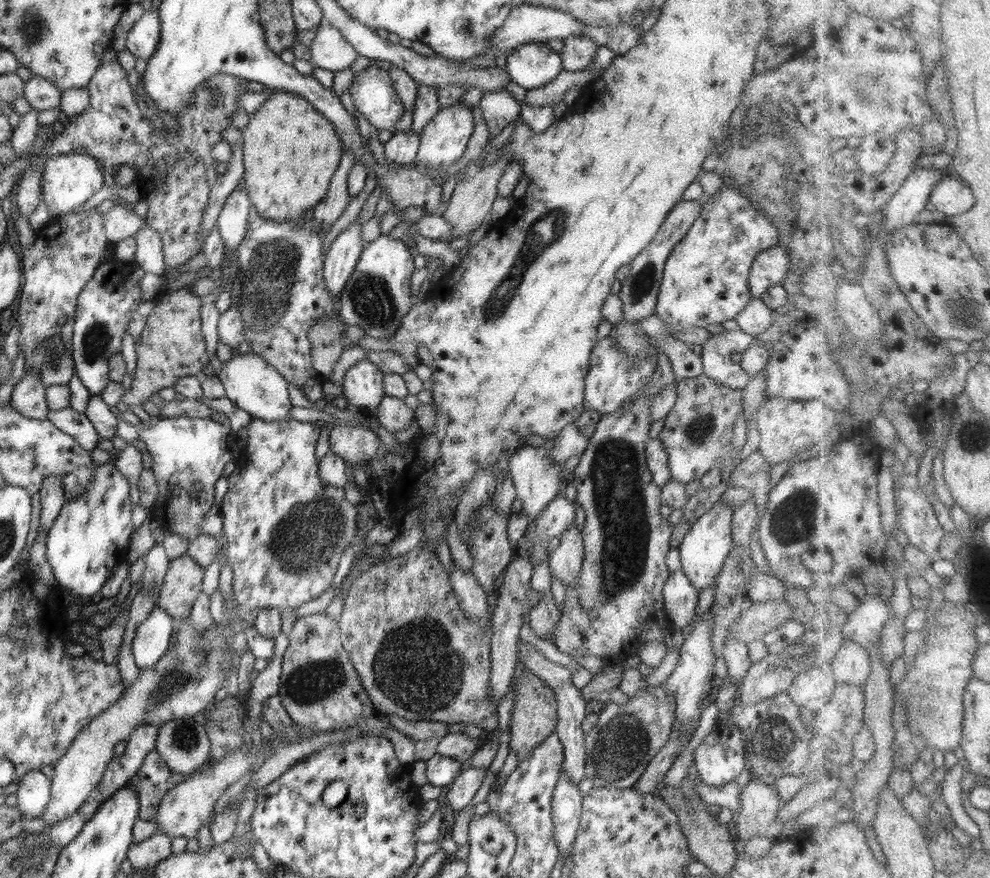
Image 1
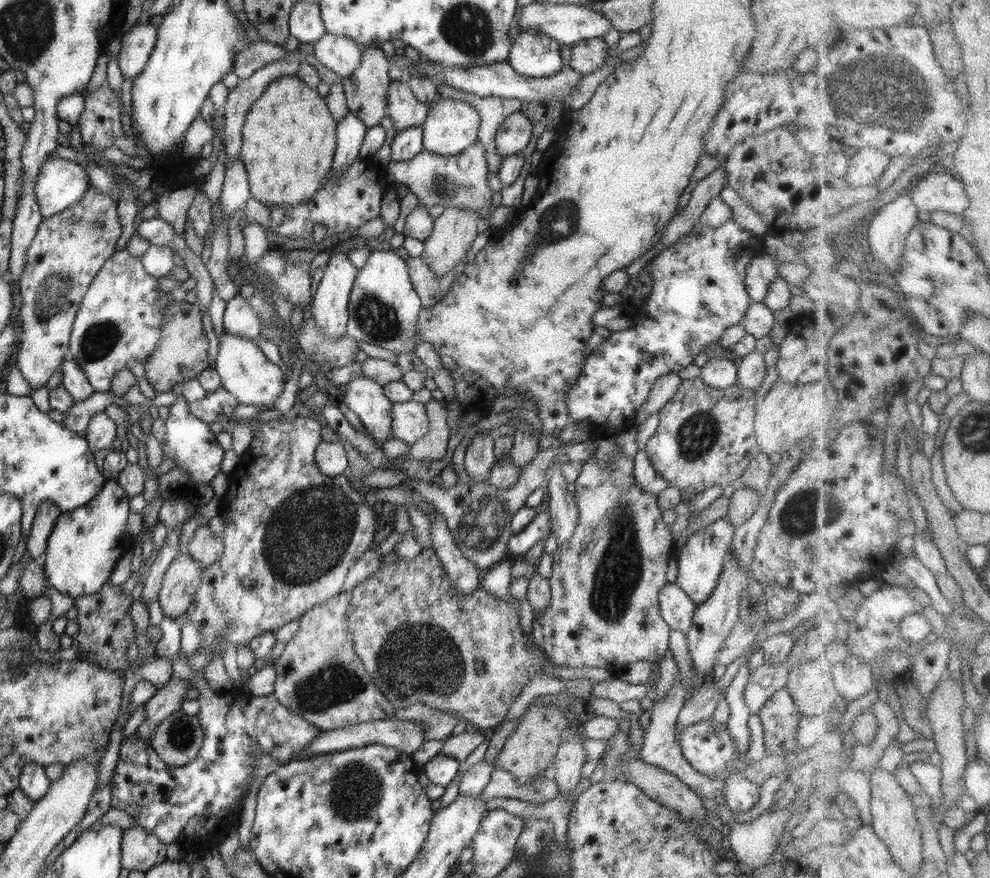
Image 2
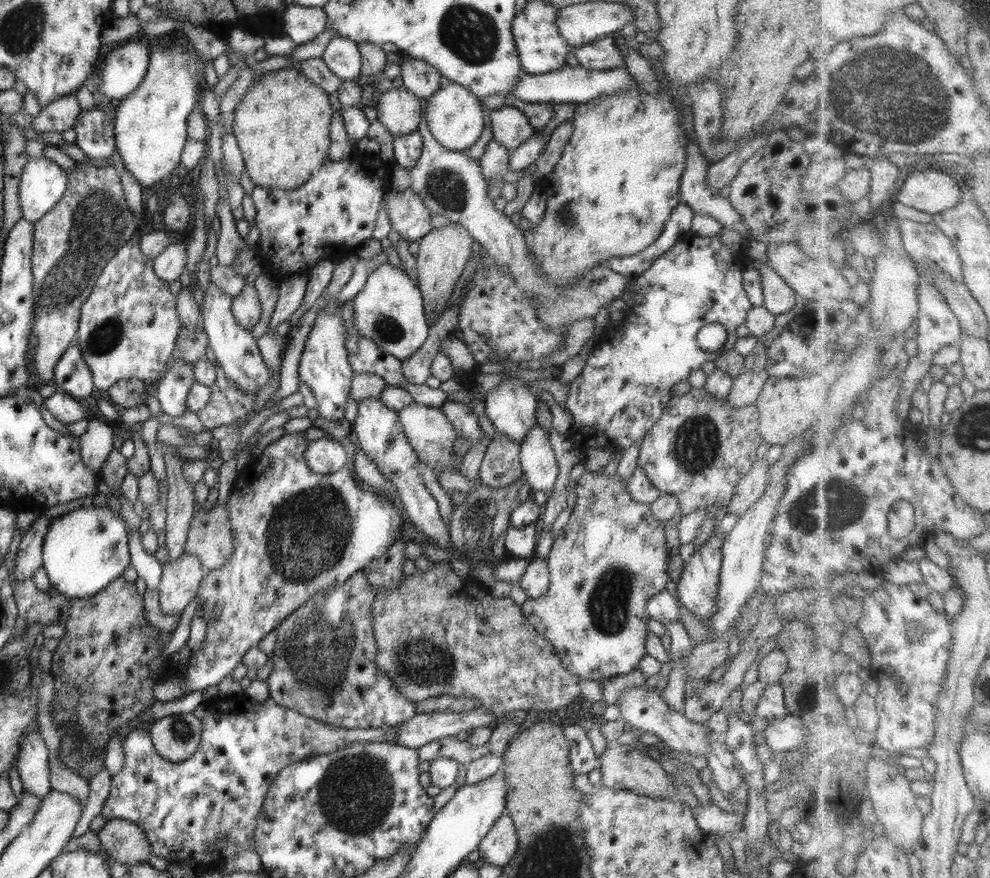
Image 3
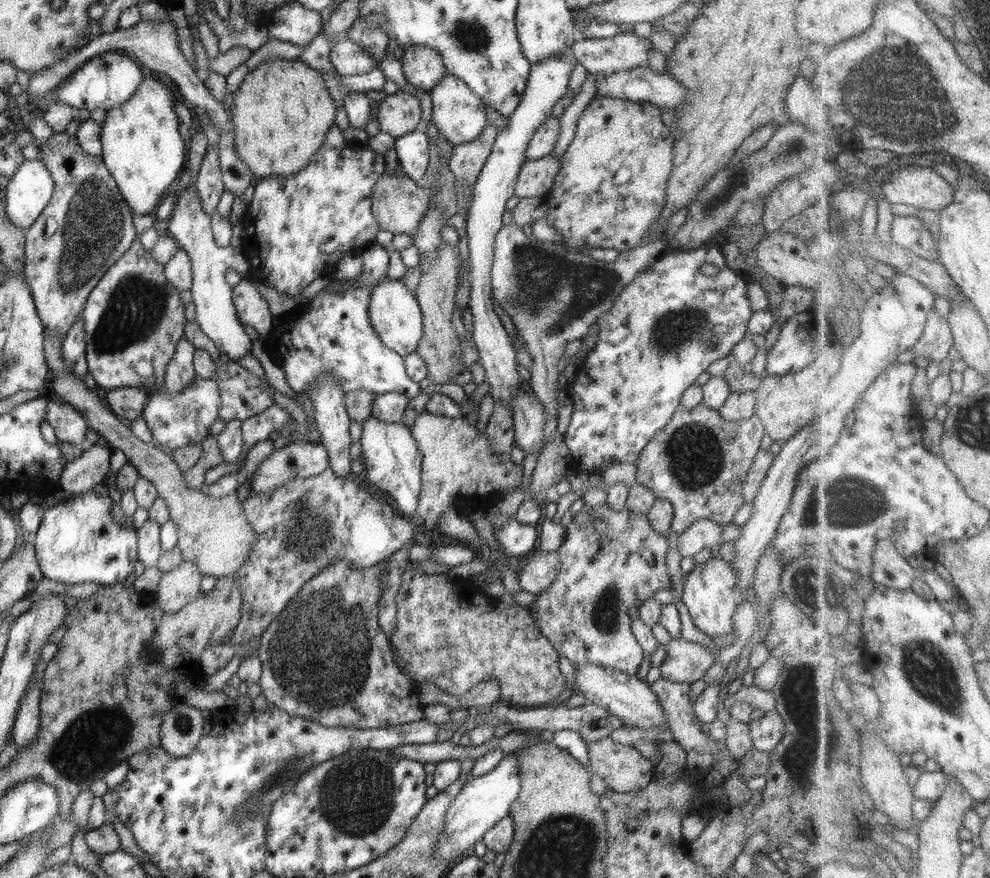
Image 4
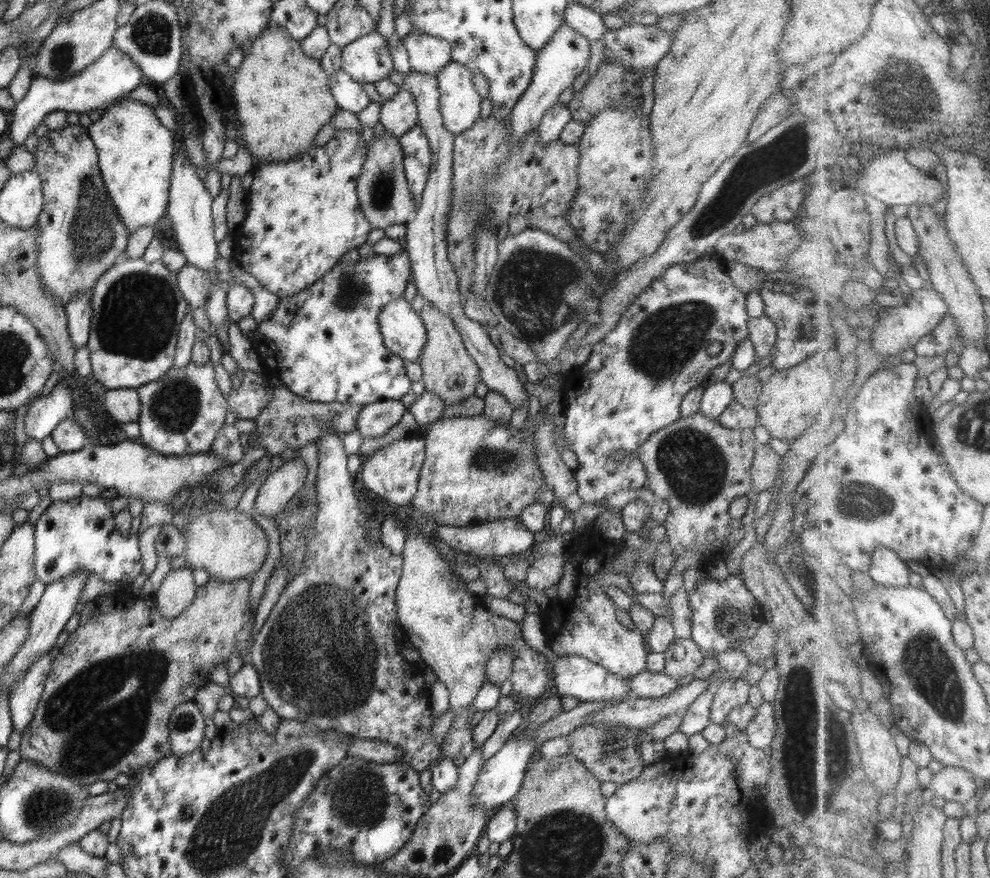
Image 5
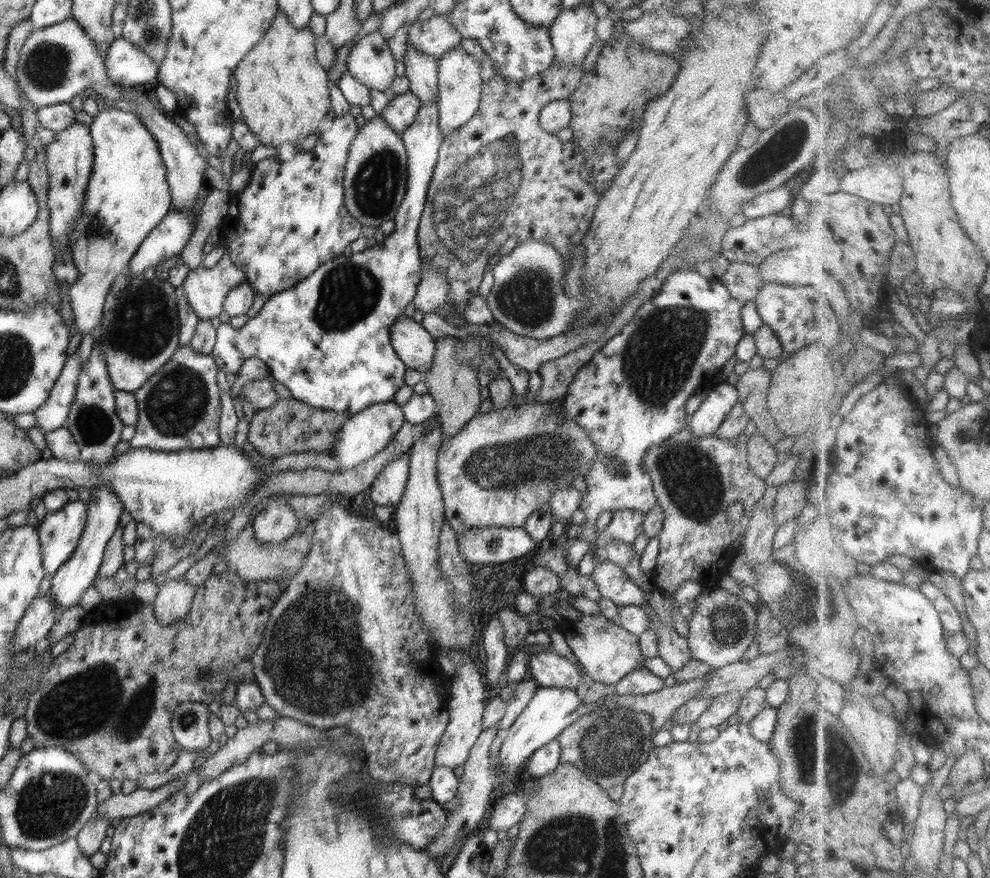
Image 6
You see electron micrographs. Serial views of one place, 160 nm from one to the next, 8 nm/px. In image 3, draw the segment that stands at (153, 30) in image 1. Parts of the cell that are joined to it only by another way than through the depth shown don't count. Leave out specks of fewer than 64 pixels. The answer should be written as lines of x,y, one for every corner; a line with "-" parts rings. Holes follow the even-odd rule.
137,39
129,44
123,45
116,49
108,50
104,64
102,68
102,76
98,80
98,90
107,96
110,100
118,99
122,101
127,96
130,96
138,86
142,83
149,66
149,54
152,50
153,43
148,42
144,39

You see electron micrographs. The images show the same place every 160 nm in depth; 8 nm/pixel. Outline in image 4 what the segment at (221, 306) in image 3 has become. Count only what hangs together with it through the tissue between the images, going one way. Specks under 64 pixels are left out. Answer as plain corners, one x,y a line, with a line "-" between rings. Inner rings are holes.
176,189
176,192
178,195
175,195
175,207
169,216
167,234
175,239
179,249
187,252
191,262
193,274
191,293
196,323
206,338
214,341
224,359
237,361
251,354
252,340
244,331
245,326
238,319
233,303
233,288
225,279
225,274
231,268
243,279
249,278
249,259
242,254
239,246
222,248
216,244
211,227
211,215
205,211
198,193
188,189

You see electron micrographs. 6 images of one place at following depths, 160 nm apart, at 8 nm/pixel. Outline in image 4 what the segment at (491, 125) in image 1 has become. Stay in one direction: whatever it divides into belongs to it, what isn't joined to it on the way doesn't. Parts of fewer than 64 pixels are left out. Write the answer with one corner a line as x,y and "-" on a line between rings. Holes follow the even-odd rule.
552,155
544,156
538,160
527,159
520,166
514,195
519,198
542,200
552,189
560,165
560,159
556,159

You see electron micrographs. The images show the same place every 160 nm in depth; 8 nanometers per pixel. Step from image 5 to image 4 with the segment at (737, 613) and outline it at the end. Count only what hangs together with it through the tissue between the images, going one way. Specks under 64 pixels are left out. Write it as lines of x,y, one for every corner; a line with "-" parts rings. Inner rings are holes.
716,554
715,556
686,574
680,589
682,602
688,607
693,623
710,638
734,634
733,615
746,600
746,594
736,588
738,577
732,567

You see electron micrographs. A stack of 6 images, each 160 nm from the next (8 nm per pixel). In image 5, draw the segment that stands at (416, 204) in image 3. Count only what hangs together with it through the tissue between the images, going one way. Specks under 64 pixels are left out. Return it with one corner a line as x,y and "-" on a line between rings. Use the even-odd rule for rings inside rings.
386,131
367,144
367,153
362,163
362,172
356,178
356,193
362,214
373,228
386,228
393,224
406,224
415,213
415,204
403,168
404,153
399,137

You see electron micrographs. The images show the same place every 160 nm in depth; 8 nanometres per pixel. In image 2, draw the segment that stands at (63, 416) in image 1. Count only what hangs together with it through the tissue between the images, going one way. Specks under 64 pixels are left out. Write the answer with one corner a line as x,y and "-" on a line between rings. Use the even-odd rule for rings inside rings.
108,392
92,393
90,398
81,401
75,401
70,410
65,413
66,419
62,423
66,428
77,432
80,436
85,436
90,419
97,412
102,412
110,404
125,404
122,396

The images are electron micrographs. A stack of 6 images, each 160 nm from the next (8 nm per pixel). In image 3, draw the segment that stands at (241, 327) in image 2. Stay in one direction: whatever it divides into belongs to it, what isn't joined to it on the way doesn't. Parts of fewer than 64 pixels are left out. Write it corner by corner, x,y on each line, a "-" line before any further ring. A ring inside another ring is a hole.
247,276
242,292
239,292
232,300
231,311
238,325
246,330
251,330
261,316
261,304
258,293
252,284
252,276

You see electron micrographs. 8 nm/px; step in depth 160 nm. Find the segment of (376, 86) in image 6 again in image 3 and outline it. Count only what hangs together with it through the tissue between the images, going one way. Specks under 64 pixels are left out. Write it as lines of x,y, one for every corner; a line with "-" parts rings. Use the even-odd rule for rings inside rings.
342,36
335,37
328,42
321,58
326,67
344,81
354,81
360,76
362,58
357,42

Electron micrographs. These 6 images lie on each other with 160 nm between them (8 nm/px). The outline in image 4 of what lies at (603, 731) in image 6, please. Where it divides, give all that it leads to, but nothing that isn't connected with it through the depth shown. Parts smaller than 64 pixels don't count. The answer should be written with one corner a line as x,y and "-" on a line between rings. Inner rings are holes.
609,736
587,743
589,765
592,774
600,776
608,788
614,792
636,792
654,779
655,766
651,760
644,757
633,745
614,742

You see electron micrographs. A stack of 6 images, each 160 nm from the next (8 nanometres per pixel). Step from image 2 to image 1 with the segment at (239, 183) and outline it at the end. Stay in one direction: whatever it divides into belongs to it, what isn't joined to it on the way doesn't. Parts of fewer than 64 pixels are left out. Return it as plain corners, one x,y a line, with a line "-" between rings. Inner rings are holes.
237,187
228,196
220,211
216,225
229,253
233,253
246,236
251,208
253,205
246,189

